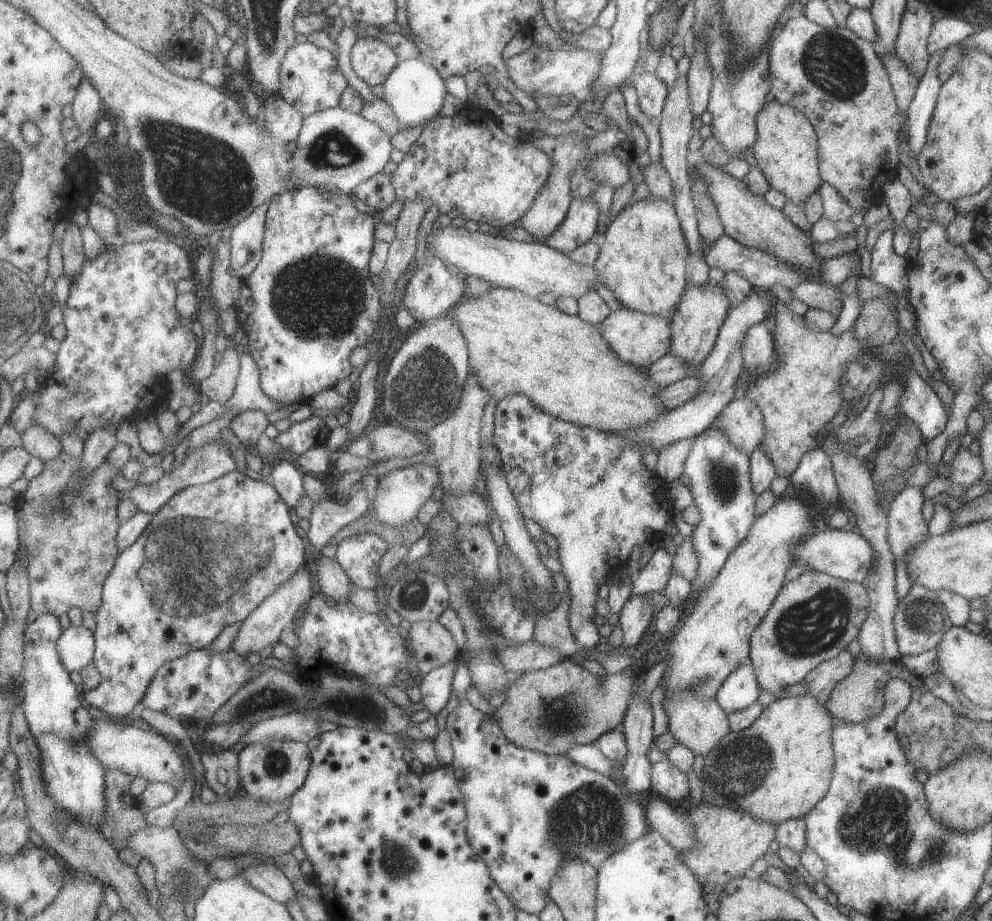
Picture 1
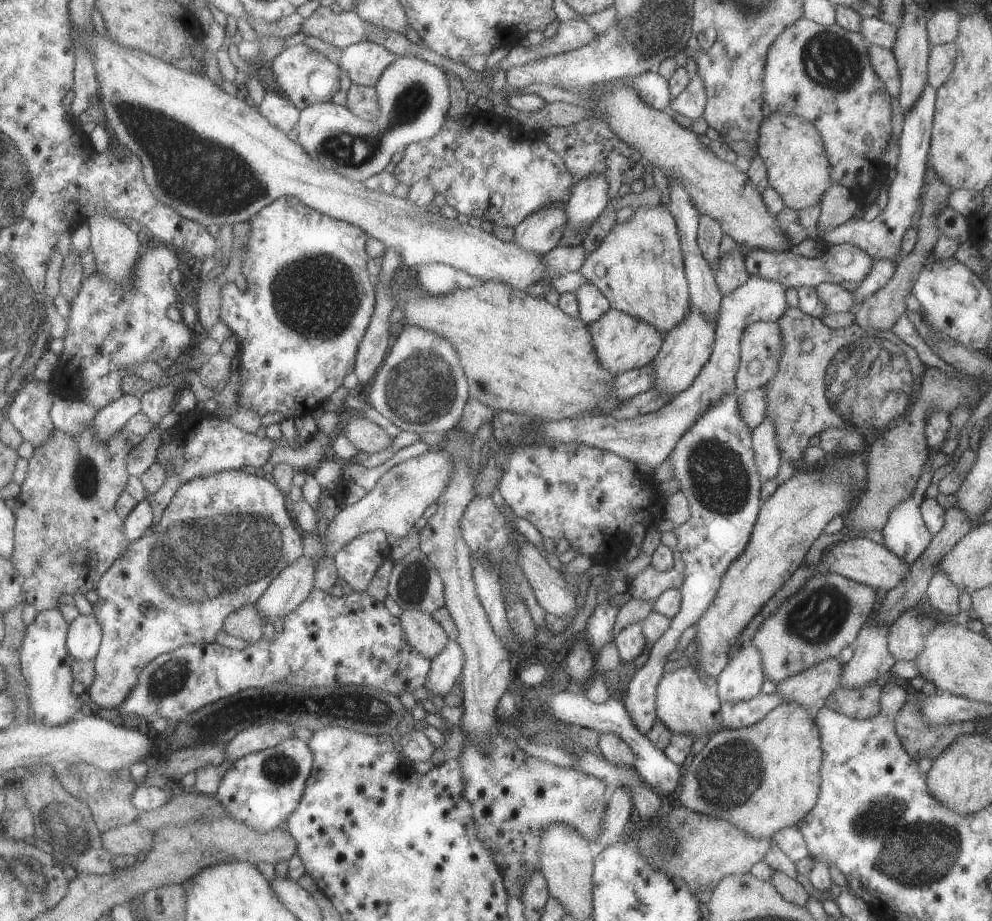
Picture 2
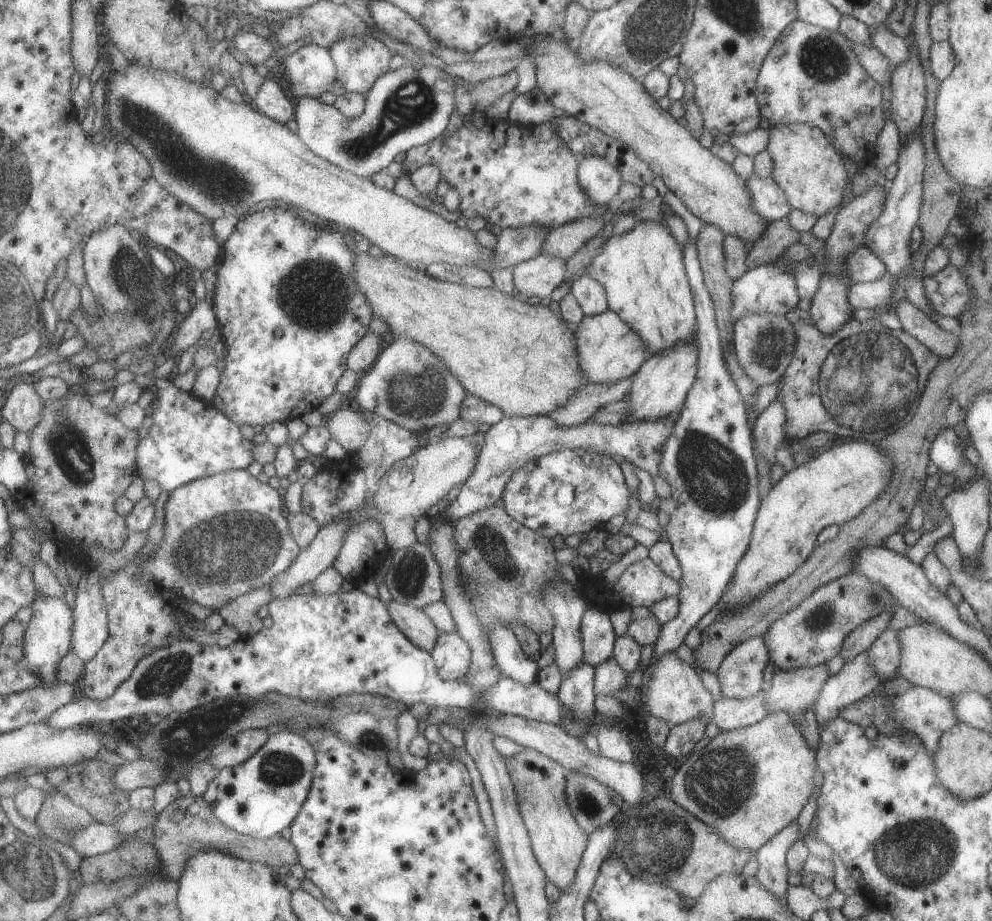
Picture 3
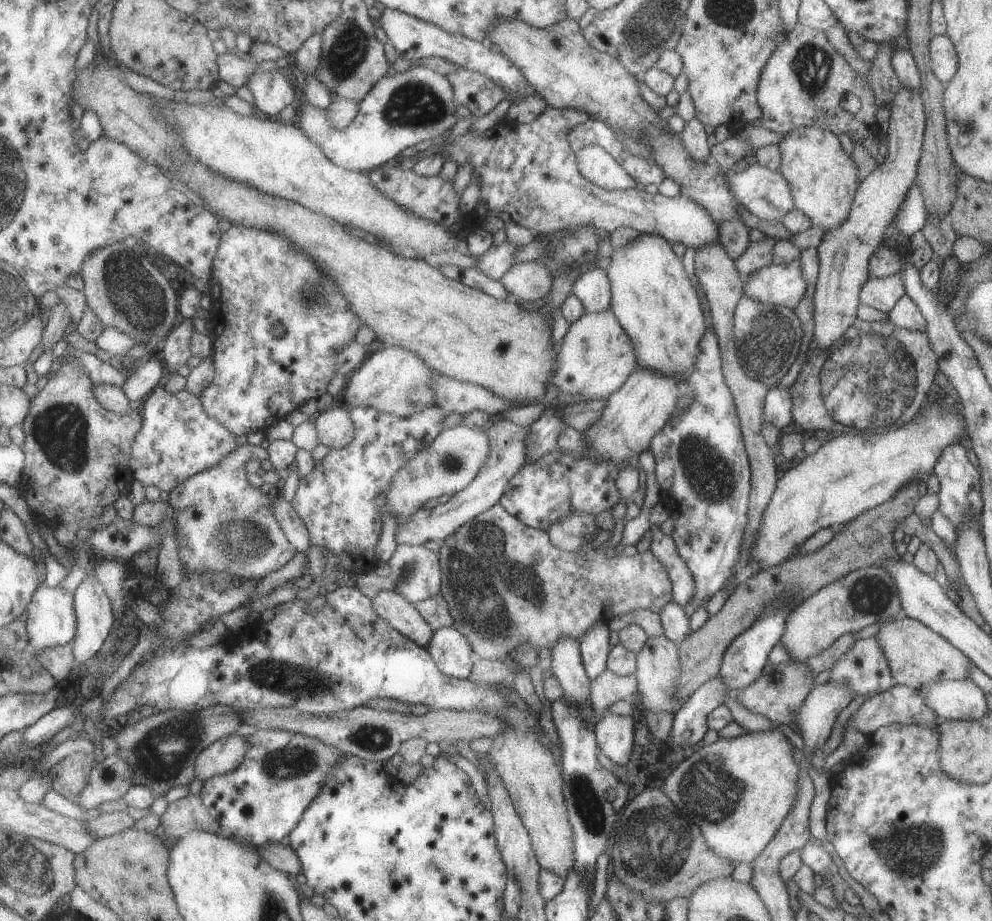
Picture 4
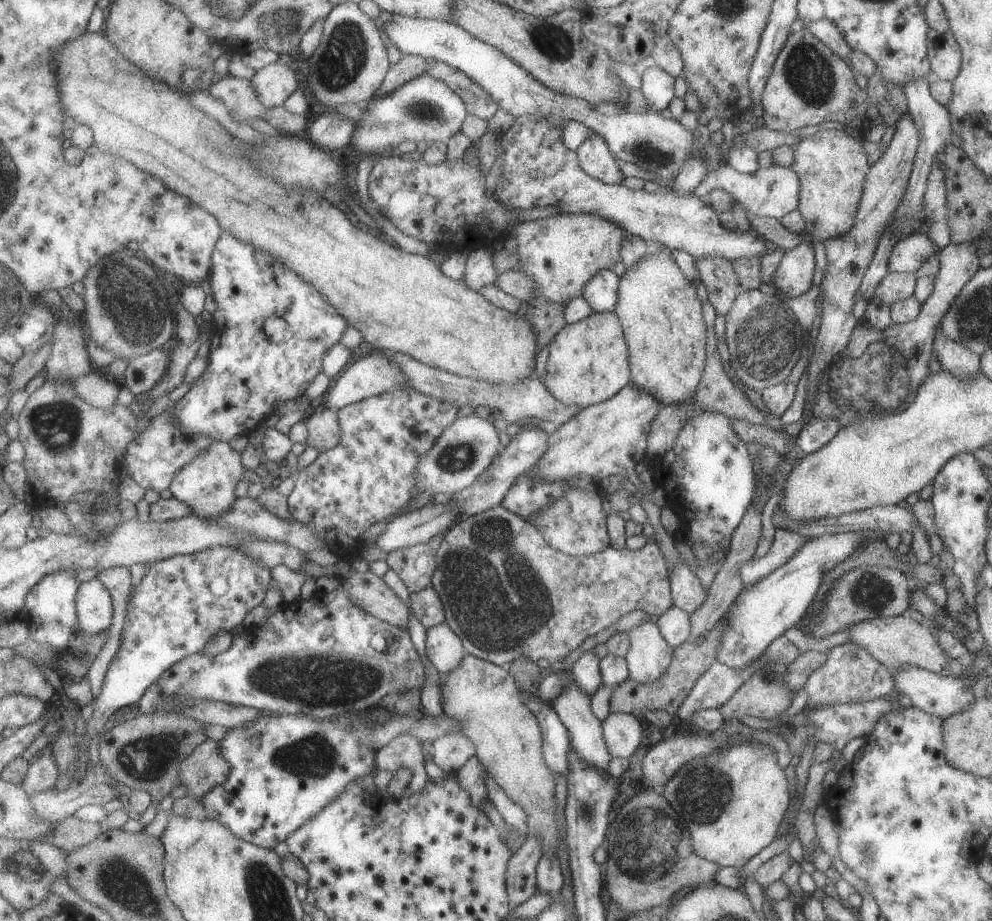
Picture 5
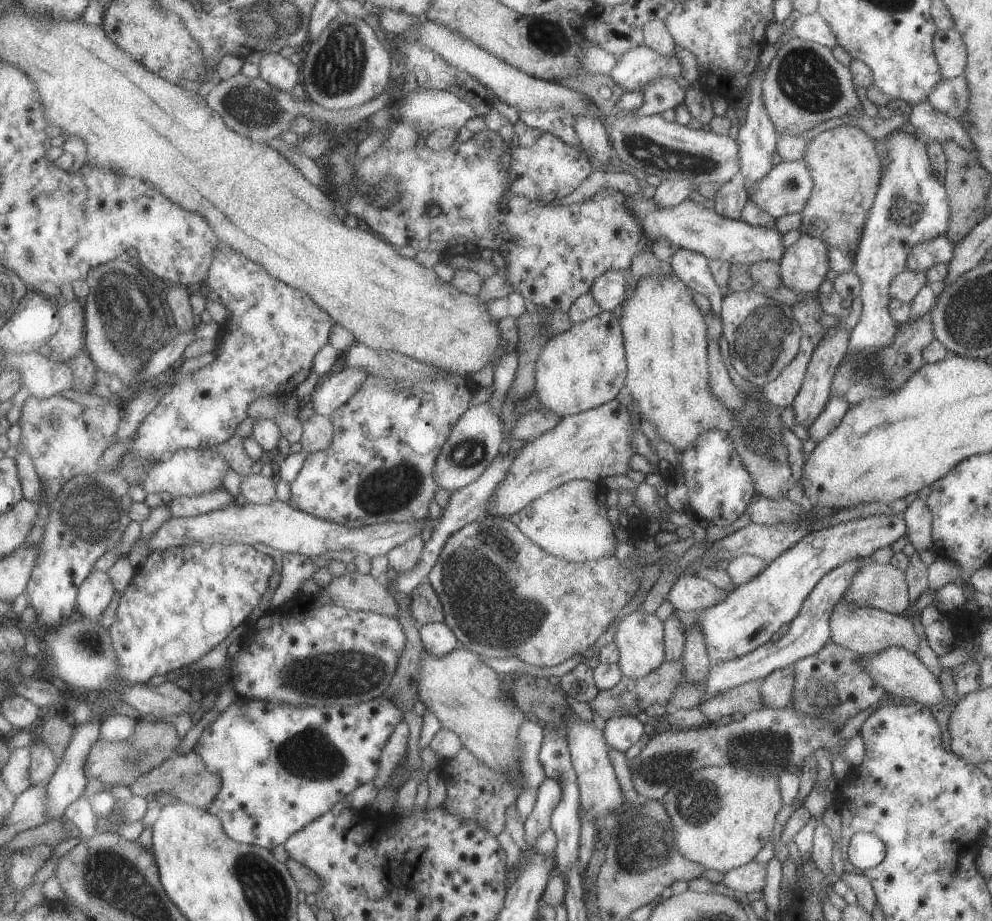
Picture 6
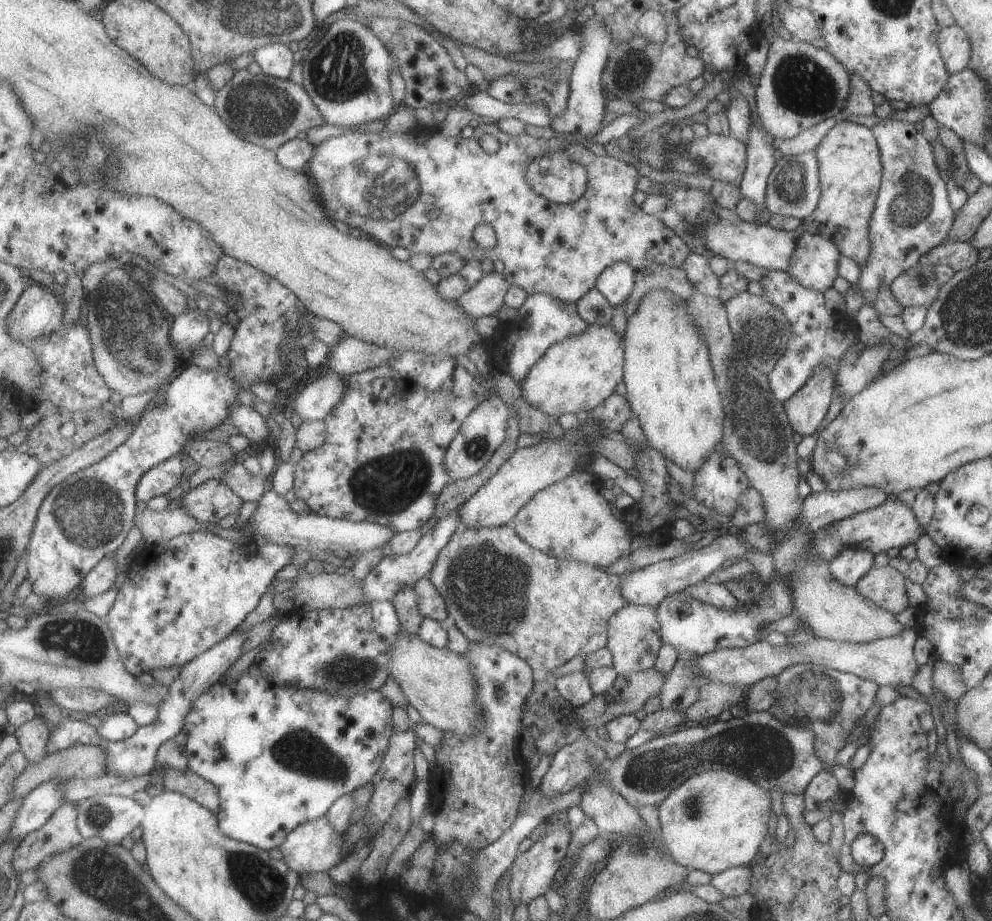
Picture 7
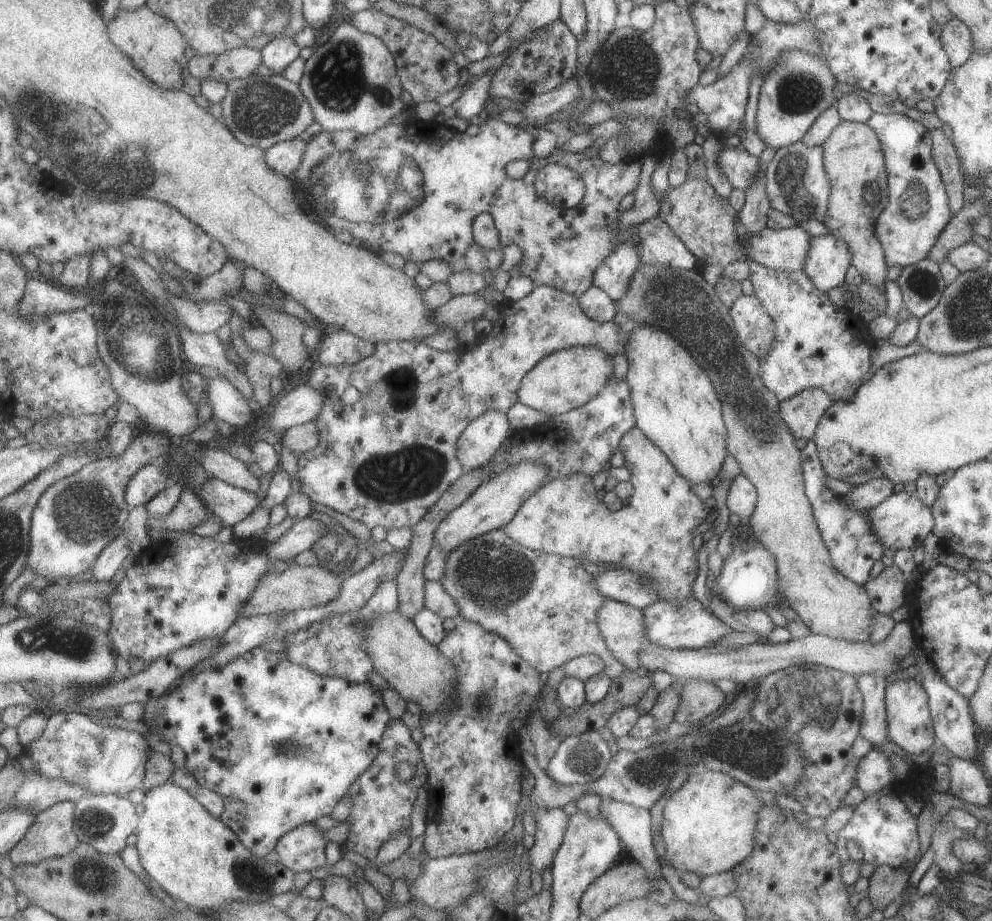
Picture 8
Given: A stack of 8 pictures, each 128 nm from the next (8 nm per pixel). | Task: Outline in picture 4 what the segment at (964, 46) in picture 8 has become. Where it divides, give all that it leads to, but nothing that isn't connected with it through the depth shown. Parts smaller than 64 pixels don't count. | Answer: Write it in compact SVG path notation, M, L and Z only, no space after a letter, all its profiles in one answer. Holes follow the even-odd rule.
M947 34L942 36L932 35L928 50L933 75L939 82L946 85L953 78L958 64L957 54L949 36Z

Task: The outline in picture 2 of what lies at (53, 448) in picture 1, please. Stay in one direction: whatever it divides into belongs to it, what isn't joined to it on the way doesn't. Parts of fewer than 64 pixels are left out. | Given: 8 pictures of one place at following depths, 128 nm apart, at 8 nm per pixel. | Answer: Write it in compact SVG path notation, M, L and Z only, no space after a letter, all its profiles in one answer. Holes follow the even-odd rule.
M30 378L12 396L5 409L7 418L33 448L49 442L56 428L51 418L55 398L52 384Z

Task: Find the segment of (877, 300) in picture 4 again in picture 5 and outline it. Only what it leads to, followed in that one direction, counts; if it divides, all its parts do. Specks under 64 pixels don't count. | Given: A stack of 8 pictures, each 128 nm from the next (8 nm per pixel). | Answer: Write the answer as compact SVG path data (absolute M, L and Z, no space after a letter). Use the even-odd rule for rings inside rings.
M888 273L875 286L872 298L881 300L881 304L890 306L893 302L912 297L915 288L915 276L912 273Z

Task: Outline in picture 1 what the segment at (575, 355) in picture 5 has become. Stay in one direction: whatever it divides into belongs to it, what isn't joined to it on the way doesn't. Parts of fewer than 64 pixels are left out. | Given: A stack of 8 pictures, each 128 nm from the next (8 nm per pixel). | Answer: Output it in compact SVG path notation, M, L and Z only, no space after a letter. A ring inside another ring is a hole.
M621 307L615 312L610 311L607 319L601 320L596 327L607 342L608 348L616 354L617 360L643 369L669 353L669 336L671 336L669 322L669 317L635 312Z

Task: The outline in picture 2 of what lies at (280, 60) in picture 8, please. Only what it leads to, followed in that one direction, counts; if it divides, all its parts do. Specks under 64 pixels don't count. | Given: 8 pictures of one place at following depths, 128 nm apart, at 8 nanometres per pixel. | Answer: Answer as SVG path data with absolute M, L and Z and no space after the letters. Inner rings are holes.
M269 91L264 95L259 108L261 113L283 132L297 129L302 111L289 98Z

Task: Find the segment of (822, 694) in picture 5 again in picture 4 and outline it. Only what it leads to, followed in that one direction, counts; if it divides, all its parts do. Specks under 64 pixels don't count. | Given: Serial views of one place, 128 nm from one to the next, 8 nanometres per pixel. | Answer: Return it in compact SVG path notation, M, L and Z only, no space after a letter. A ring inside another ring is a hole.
M875 636L853 642L829 670L825 683L845 684L845 688L857 697L879 693L896 685Z

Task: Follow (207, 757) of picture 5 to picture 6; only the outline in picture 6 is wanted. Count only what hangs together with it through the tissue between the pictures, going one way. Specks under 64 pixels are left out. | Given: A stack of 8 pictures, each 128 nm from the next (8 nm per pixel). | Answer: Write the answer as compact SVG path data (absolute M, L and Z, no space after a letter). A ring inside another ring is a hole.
M194 749L189 754L163 762L161 766L157 766L149 774L141 776L133 786L129 786L128 788L131 790L133 796L146 797L151 793L165 792L192 806L208 809L221 793L222 783L221 776L215 774L215 772L211 772L207 768L207 764L203 762L203 758L199 756L199 752L195 752Z

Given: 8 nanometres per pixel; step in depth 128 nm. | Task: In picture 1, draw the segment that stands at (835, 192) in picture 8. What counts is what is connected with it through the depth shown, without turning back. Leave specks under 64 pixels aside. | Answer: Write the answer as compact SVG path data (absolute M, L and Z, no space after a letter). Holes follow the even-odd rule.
M773 99L767 102L757 114L755 127L757 138L753 144L753 156L757 161L757 168L765 176L769 187L781 192L786 200L791 200L795 204L804 203L813 192L818 191L822 184L817 165L817 138L811 124L797 110L779 104Z

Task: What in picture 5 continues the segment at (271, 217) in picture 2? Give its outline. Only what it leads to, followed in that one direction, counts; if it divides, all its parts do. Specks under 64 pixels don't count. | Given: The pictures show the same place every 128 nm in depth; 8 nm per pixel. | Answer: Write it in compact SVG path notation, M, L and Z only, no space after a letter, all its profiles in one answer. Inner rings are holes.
M224 232L221 236L220 243L216 245L212 262L210 286L212 287L212 295L218 307L212 314L212 328L208 334L207 344L212 348L208 359L208 367L203 375L191 385L188 393L170 407L173 408L173 406L175 406L175 410L177 410L173 422L175 422L187 436L211 436L214 440L228 442L232 438L235 438L235 436L248 435L268 425L269 418L275 420L277 418L277 408L279 408L283 402L287 402L287 400L297 400L297 398L300 400L304 399L303 394L307 392L307 388L313 384L313 380L315 380L321 372L324 372L325 354L327 354L332 347L336 347L338 343L341 343L341 338L343 338L345 330L347 330L349 326L348 321L337 312L337 308L335 308L333 304L329 304L329 300L327 300L321 292L317 292L317 288L313 288L313 284L301 280L301 276L299 276L297 272L293 272L289 266L281 264L281 260L277 260L277 258L271 256L269 252L261 252L261 250L255 248L253 244L247 244L247 242L237 240L231 232ZM271 319L275 319L275 324L277 324L275 328L277 328L277 332L283 337L281 342L275 342L273 336L267 334L267 330L265 330L265 324ZM283 320L289 325L283 326L283 330L281 330L281 324L279 324L279 322L283 322Z

